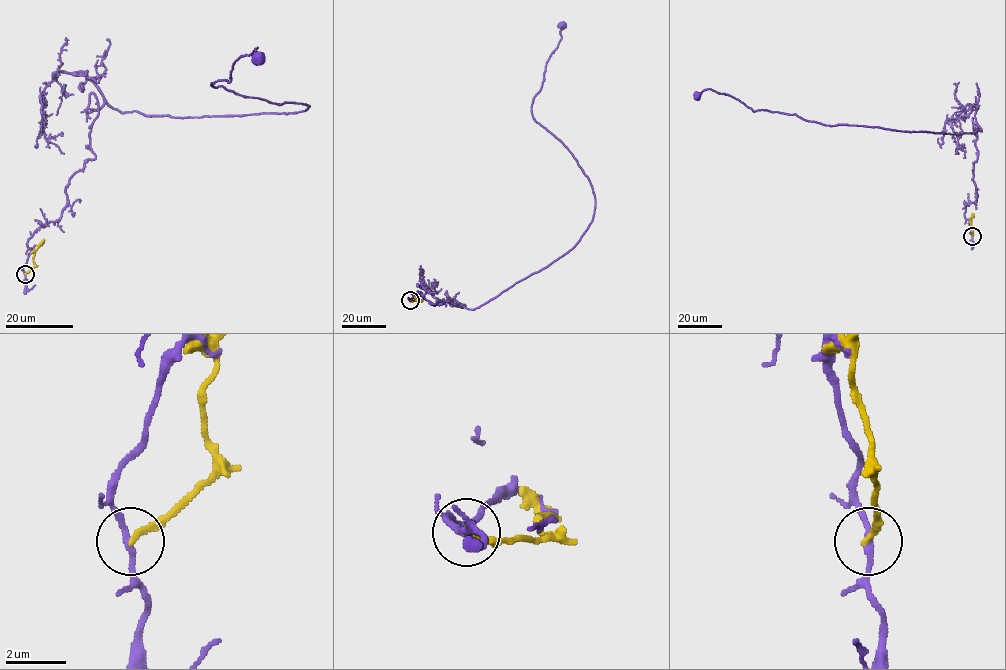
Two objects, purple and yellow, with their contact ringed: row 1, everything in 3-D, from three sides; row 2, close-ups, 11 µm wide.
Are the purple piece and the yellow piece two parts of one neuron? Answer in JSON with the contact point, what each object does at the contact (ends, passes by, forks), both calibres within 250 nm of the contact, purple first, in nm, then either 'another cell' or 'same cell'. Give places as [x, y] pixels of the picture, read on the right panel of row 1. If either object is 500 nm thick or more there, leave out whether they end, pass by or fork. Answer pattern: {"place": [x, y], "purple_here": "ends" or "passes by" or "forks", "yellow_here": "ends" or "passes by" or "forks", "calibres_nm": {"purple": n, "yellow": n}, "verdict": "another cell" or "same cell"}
{"place": [972, 236], "purple_here": "passes by", "yellow_here": "ends", "calibres_nm": {"purple": 200, "yellow": 190}, "verdict": "another cell"}

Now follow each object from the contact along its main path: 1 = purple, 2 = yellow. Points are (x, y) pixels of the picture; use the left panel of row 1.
1: (25, 274), (28, 240), (95, 158), (92, 93), (87, 113), (305, 111), (211, 84), (258, 57)
2: (25, 274), (34, 265), (34, 251), (44, 239)

